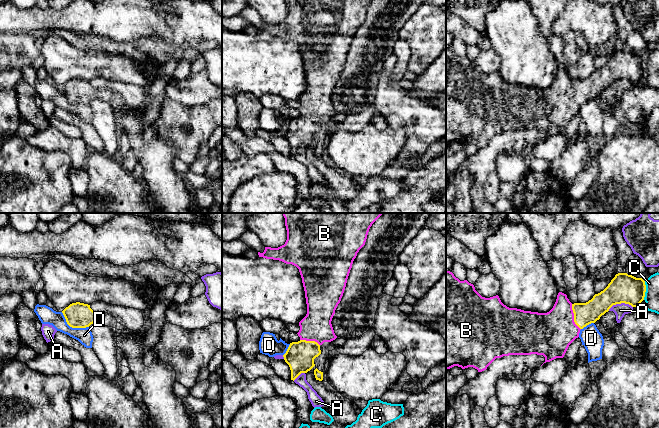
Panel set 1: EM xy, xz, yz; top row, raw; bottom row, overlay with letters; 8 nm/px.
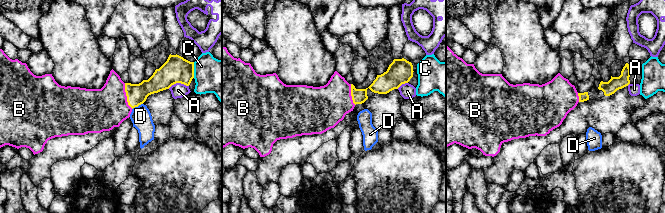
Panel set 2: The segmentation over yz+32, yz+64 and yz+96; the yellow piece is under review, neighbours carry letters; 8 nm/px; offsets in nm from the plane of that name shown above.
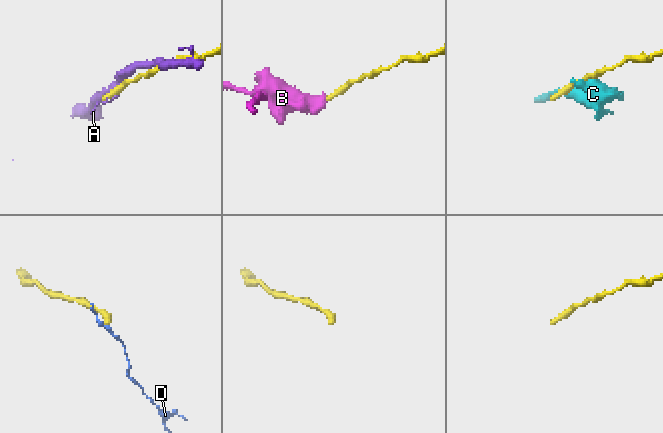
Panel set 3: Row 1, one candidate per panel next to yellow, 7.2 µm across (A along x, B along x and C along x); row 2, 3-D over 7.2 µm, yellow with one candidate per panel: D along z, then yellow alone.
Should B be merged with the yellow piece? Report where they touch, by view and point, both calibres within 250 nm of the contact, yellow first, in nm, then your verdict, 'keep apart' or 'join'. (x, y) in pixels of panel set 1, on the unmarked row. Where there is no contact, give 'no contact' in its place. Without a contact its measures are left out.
yz (574, 93) | 180/360 nm | join

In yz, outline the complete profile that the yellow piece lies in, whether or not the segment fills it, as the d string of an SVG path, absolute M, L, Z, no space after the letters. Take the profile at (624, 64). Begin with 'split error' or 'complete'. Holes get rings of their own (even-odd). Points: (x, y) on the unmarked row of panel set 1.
split error | M446 47L446 145L454 142L462 145L473 143L482 148L496 135L509 131L543 131L545 138L556 134L563 134L569 121L579 113L580 106L591 99L595 99L602 91L616 80L629 80L632 83L644 76L646 68L645 57L627 49L618 49L608 62L586 79L572 80L567 71L559 68L553 84L547 89L524 87L509 84L504 81L499 72L482 73L473 60L467 56L460 57L450 47Z

